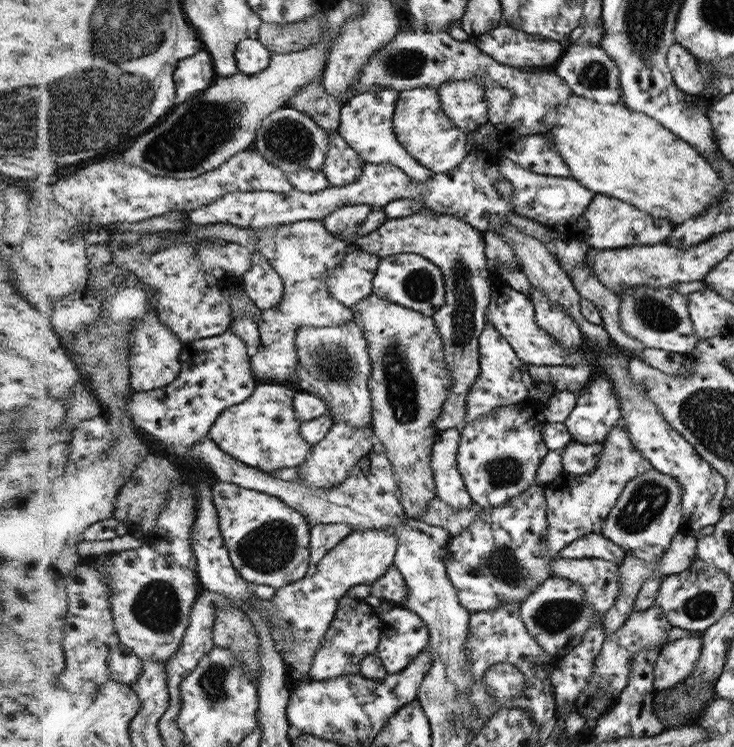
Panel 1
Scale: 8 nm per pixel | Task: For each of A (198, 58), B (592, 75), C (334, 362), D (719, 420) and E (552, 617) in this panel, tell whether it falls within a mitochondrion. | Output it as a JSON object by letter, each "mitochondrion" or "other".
{"A":"other","B":"mitochondrion","C":"mitochondrion","D":"mitochondrion","E":"mitochondrion"}

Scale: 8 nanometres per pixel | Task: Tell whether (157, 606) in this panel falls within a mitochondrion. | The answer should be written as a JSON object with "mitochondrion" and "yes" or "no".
{"mitochondrion":"yes"}

